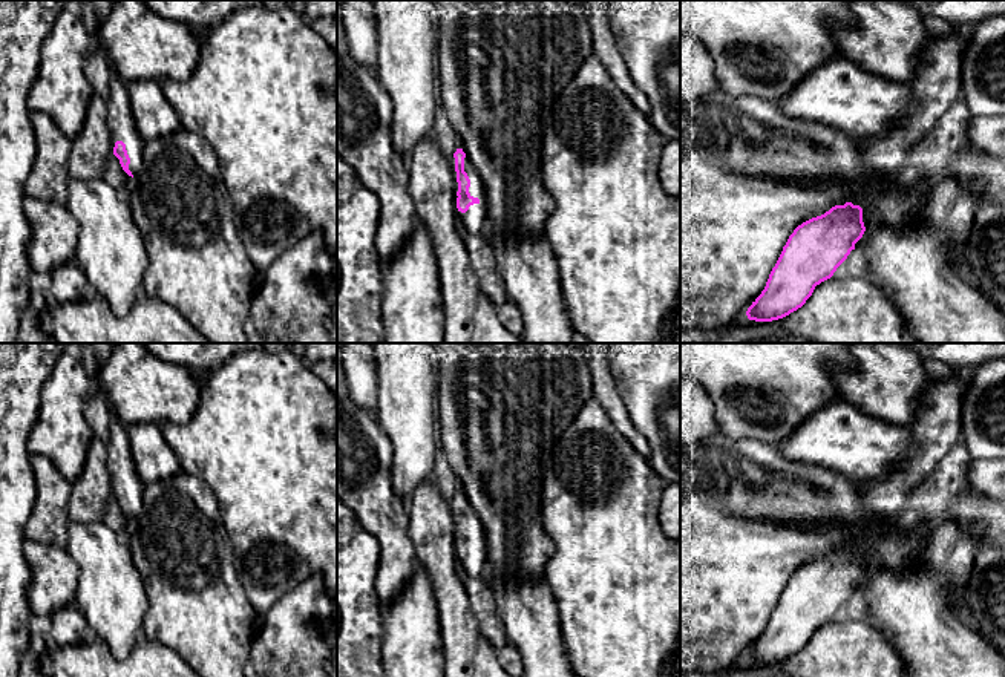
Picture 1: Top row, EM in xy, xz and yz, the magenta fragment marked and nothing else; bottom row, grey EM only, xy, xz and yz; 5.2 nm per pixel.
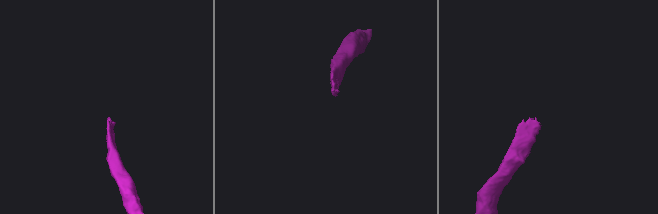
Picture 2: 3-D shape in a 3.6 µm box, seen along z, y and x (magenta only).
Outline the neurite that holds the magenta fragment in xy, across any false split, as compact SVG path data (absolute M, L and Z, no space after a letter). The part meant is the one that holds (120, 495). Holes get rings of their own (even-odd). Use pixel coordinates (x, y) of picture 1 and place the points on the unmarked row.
M113 414L107 443L107 466L112 478L113 498L123 513L135 521L142 509L144 482L135 467L127 426Z

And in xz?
M457 492L450 509L458 562L464 567L467 577L487 577L487 545L476 512L463 492Z

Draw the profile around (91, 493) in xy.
M93 437L84 469L72 484L66 516L69 521L80 524L101 521L112 498L113 487L107 466L107 444Z

